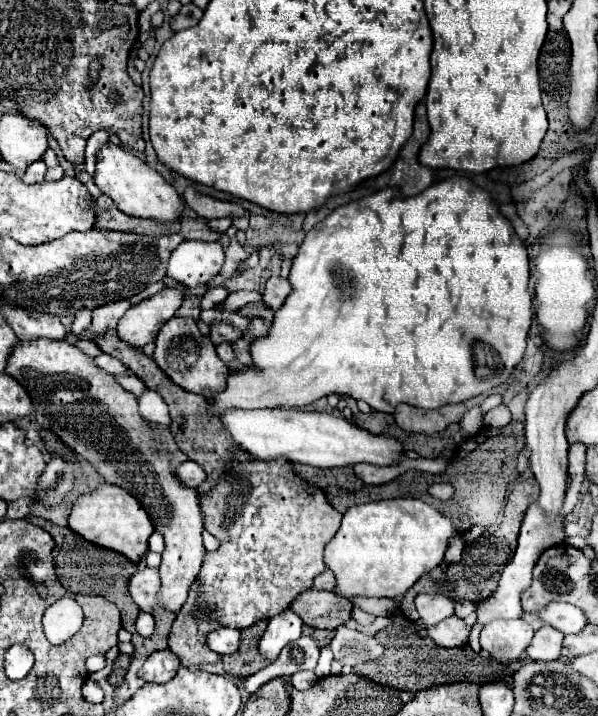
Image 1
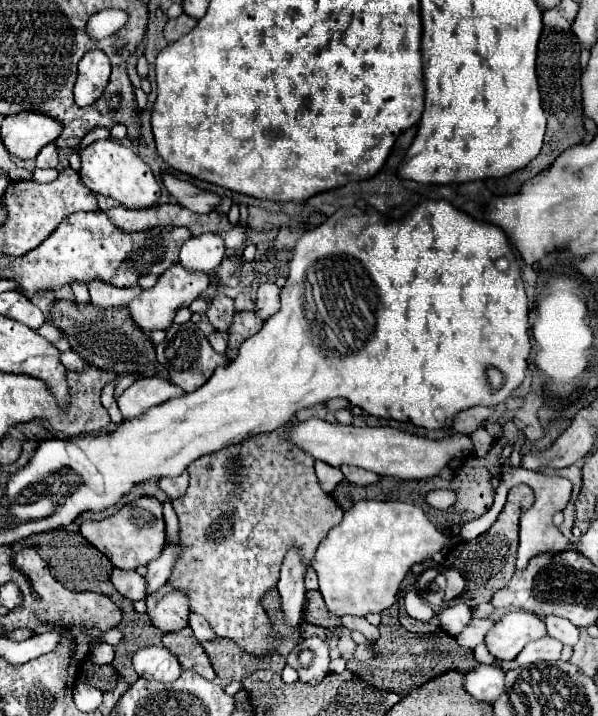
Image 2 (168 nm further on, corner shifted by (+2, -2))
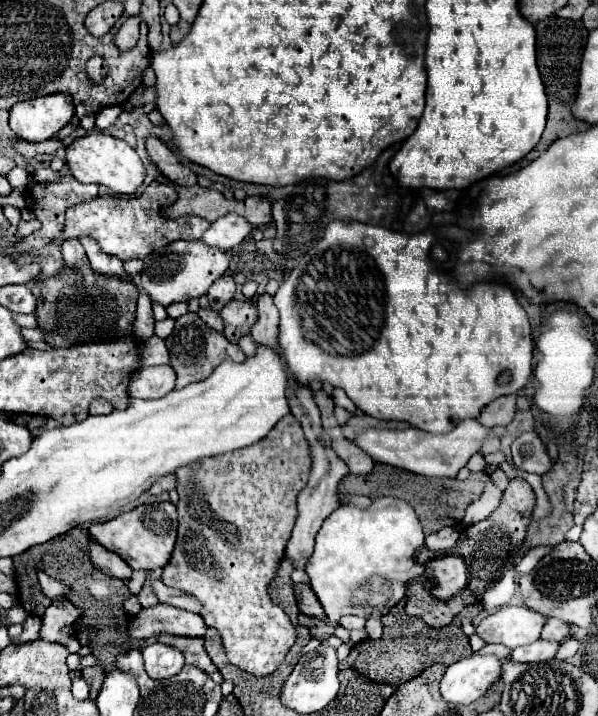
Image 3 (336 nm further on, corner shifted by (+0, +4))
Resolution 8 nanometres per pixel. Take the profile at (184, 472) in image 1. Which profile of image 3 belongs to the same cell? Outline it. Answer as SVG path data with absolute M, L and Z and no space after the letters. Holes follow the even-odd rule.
M167 474L165 478L159 478L151 488L149 488L149 494L161 494L161 492L169 492L177 486L177 480L175 480L175 474Z

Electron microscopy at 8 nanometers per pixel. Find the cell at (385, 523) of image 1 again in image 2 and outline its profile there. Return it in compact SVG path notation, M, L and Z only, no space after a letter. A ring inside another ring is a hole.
M363 500L331 528L319 544L311 566L319 576L319 592L335 616L365 616L367 612L383 612L393 606L411 566L431 560L435 552L451 543L452 538L441 534L415 504Z

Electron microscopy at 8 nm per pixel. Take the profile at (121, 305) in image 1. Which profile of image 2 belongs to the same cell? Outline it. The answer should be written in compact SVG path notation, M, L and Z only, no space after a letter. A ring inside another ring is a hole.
M93 280L89 286L91 304L99 308L113 308L113 306L129 306L129 302L143 292L141 286L137 288L115 288L101 280Z

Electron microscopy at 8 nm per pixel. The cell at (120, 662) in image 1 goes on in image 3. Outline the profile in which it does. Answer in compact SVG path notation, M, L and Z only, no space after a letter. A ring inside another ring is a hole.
M95 664L91 668L83 668L81 670L85 682L89 684L89 698L95 700L97 694L99 694L99 688L101 688L101 682L103 682L103 676L105 676L105 670L101 664Z

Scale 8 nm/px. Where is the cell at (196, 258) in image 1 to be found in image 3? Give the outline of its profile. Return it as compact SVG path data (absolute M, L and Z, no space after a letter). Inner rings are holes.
M225 214L211 224L211 228L203 234L201 240L209 246L229 250L229 248L241 244L251 234L251 230L253 230L253 226L243 216Z

